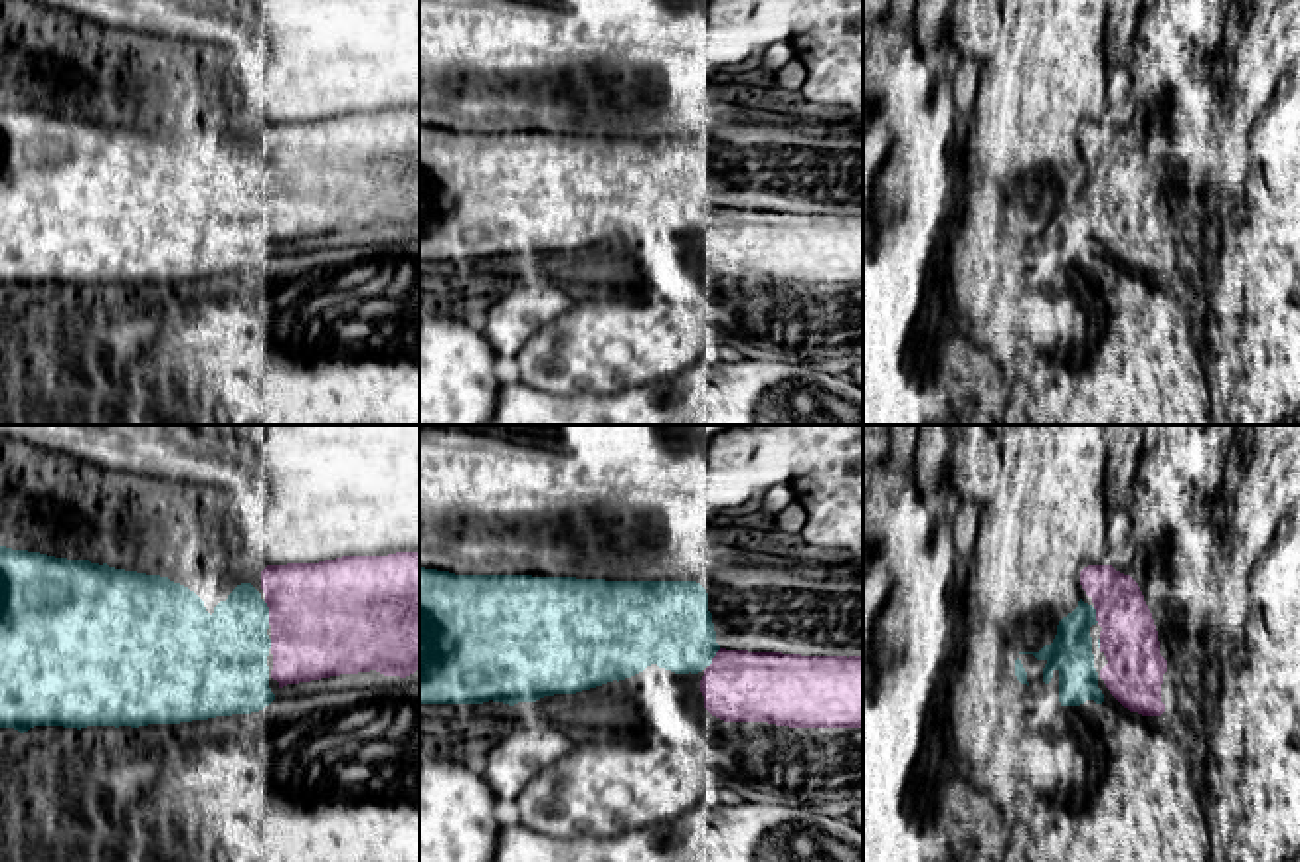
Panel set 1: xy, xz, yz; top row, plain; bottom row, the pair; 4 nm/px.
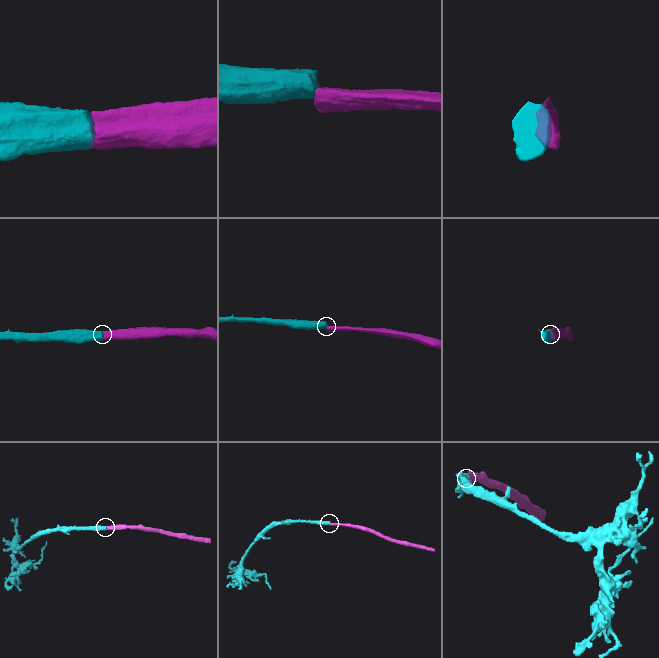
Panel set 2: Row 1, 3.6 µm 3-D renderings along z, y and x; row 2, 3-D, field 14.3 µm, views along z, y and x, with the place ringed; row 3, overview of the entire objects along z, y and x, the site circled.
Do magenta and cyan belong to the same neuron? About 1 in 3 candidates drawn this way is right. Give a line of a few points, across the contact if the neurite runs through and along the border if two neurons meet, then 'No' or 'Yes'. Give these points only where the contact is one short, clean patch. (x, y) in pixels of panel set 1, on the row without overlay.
Yes

